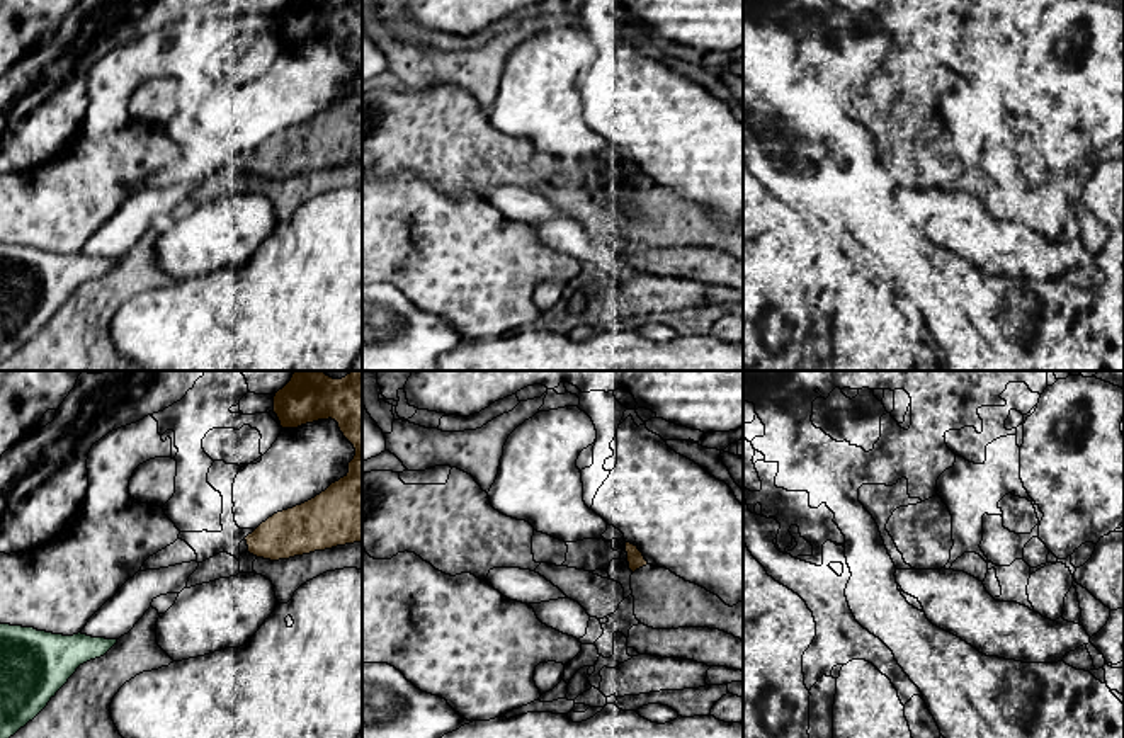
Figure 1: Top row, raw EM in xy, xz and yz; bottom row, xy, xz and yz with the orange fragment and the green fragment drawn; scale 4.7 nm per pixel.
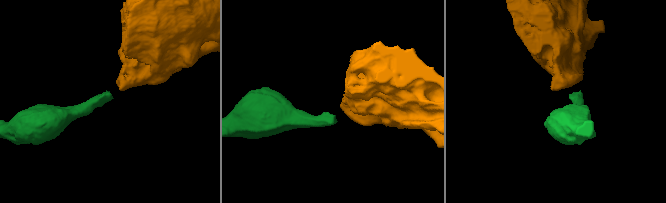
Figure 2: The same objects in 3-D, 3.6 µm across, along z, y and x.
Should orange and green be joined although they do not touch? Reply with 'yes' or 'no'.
no

